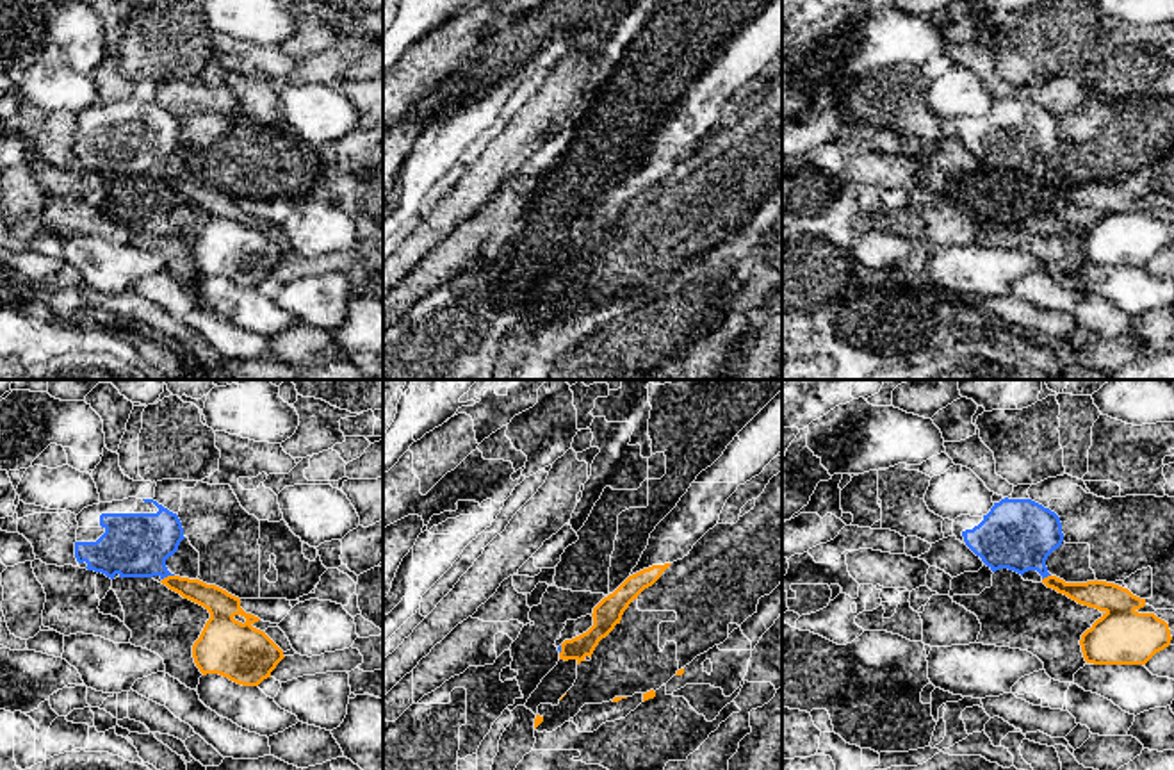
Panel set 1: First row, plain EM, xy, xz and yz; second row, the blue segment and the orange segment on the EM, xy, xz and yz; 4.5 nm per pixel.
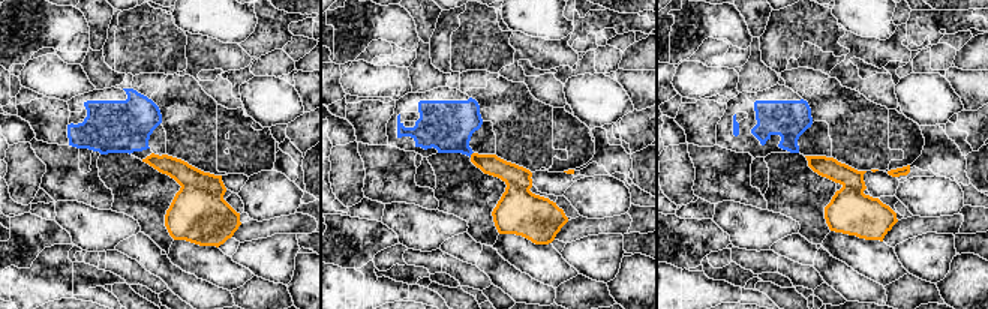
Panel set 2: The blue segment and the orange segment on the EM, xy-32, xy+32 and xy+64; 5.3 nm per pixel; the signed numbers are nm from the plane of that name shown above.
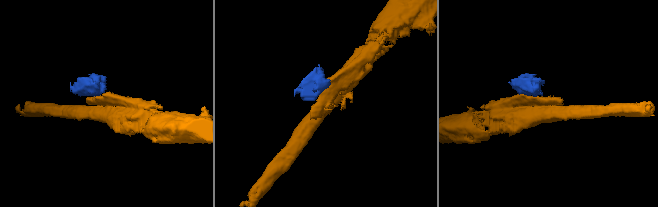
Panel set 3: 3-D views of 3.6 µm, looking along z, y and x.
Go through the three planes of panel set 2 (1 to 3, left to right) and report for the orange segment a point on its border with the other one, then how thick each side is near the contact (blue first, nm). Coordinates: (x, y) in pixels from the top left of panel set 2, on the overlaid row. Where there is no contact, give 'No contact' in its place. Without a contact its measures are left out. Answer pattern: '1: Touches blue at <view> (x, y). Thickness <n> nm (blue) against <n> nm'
1: No contact
2: Touches blue at xy+32 (471, 153). Thickness 280 nm (blue) against 110 nm
3: No contact

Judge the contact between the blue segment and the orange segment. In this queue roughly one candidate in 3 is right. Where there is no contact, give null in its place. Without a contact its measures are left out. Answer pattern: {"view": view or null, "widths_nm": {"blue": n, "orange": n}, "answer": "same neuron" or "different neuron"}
{"view": "xy", "widths_nm": {"blue": 280, "orange": 120}, "answer": "different neuron"}

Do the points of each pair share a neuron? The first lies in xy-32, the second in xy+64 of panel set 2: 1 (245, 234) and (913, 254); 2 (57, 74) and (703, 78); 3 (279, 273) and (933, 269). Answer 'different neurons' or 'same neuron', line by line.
1: different neurons
2: same neuron
3: same neuron

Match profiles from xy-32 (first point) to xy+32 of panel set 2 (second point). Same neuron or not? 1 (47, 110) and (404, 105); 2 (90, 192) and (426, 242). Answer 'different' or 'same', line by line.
1: different
2: different

